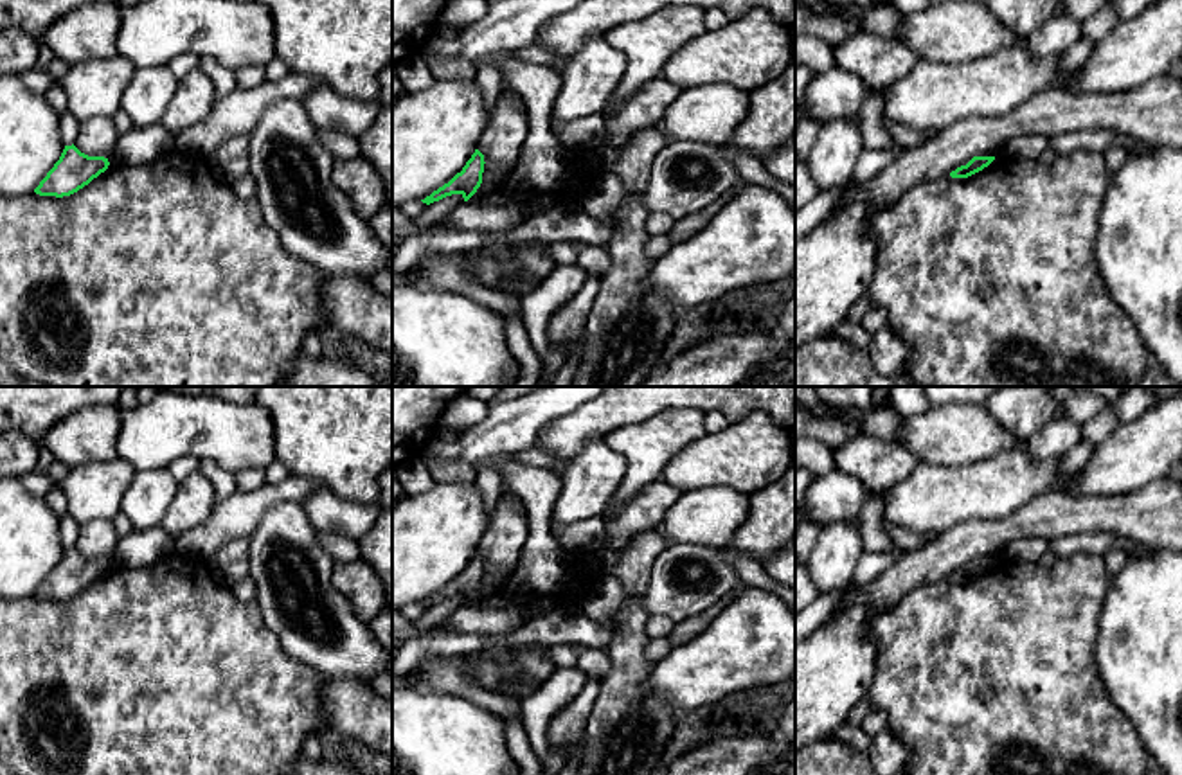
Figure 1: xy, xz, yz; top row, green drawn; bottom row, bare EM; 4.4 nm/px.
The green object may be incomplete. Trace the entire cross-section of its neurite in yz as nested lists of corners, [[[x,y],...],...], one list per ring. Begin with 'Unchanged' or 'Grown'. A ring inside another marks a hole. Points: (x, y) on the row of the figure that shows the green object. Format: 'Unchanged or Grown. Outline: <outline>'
Unchanged. Outline: [[[973,156],[966,165],[957,167],[950,173],[952,178],[968,178],[984,167],[988,167],[995,156]]]

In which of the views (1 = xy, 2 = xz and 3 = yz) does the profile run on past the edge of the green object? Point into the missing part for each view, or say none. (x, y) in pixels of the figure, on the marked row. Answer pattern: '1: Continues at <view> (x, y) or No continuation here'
1: No continuation here
2: No continuation here
3: No continuation here

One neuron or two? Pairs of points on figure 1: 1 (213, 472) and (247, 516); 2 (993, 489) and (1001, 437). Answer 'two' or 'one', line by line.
1: two
2: two

